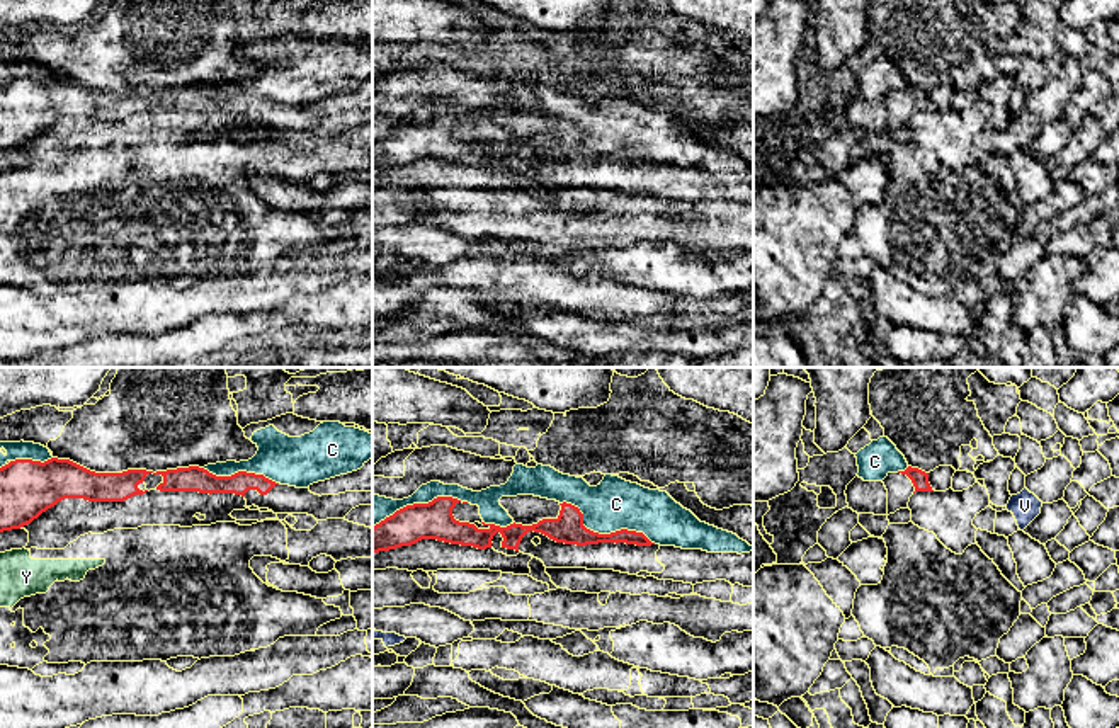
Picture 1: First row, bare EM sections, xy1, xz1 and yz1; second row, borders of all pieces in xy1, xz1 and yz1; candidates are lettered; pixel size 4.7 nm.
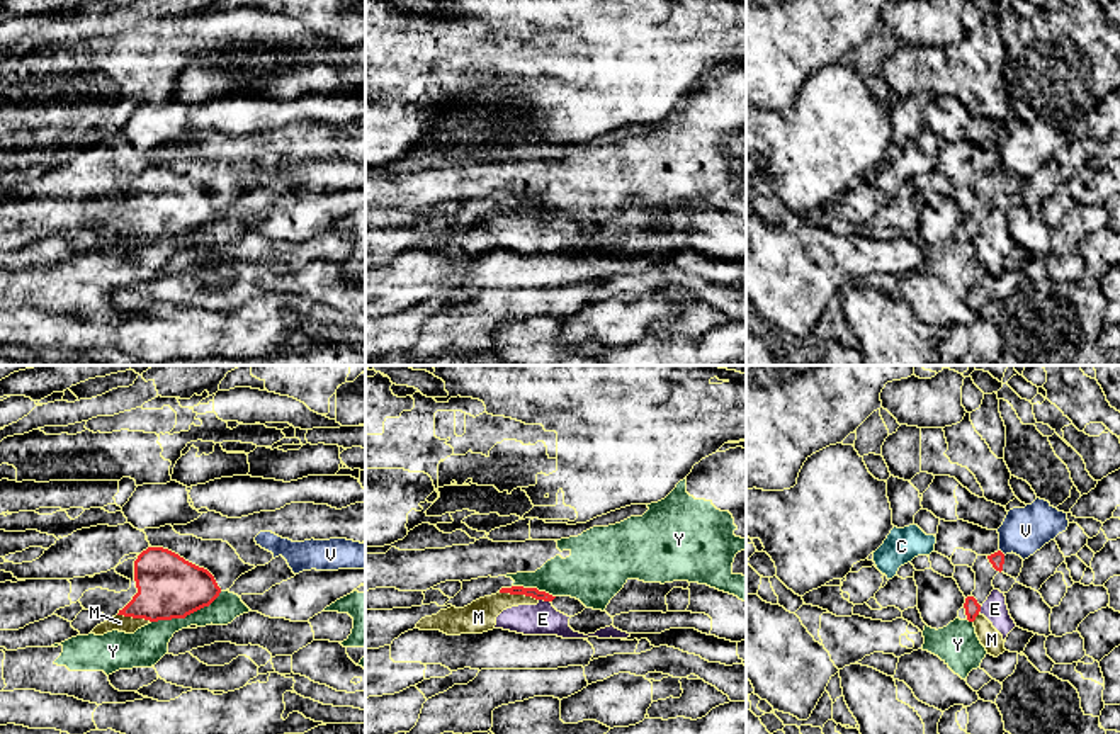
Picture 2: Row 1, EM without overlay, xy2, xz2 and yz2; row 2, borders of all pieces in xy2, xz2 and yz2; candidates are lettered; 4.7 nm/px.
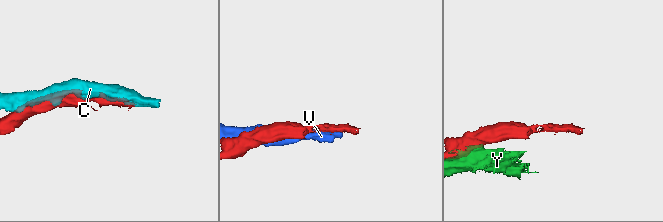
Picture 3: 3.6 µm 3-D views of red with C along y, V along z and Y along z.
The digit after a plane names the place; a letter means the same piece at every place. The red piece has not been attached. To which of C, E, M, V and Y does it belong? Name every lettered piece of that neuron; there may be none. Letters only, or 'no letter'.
no letter

